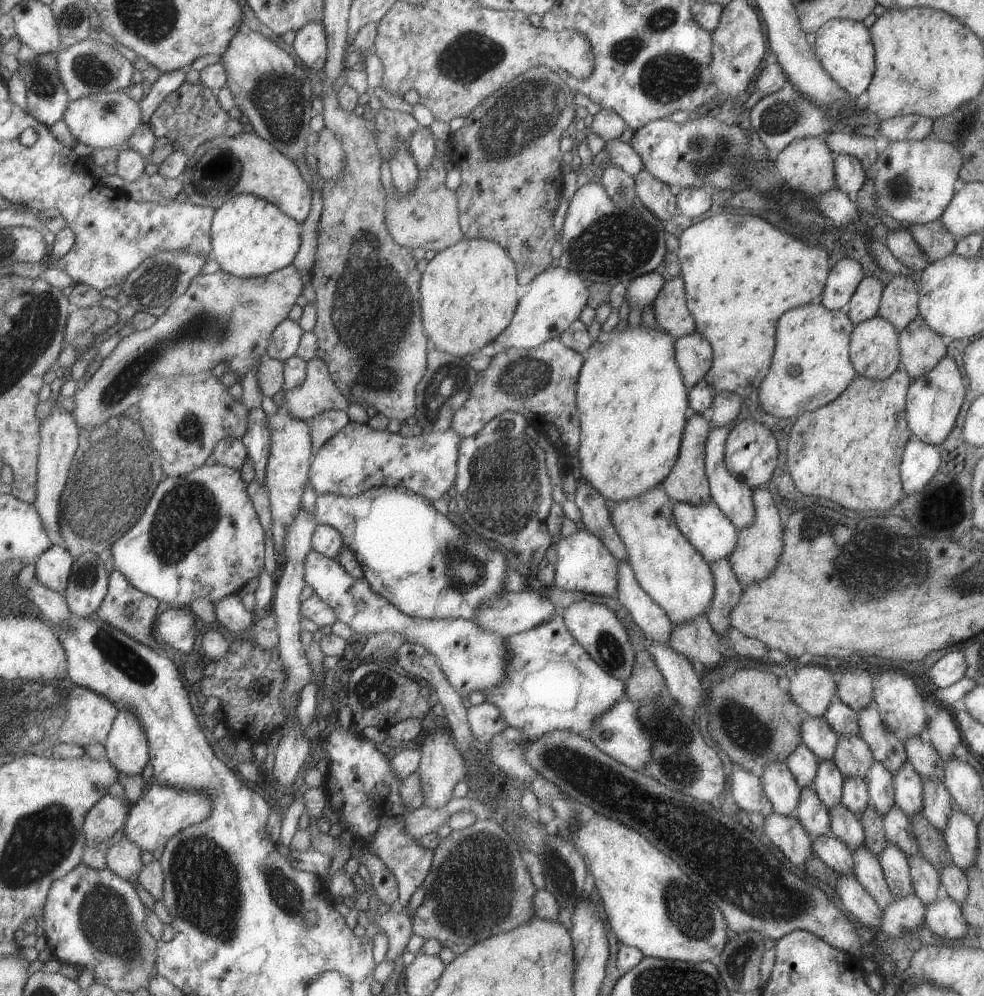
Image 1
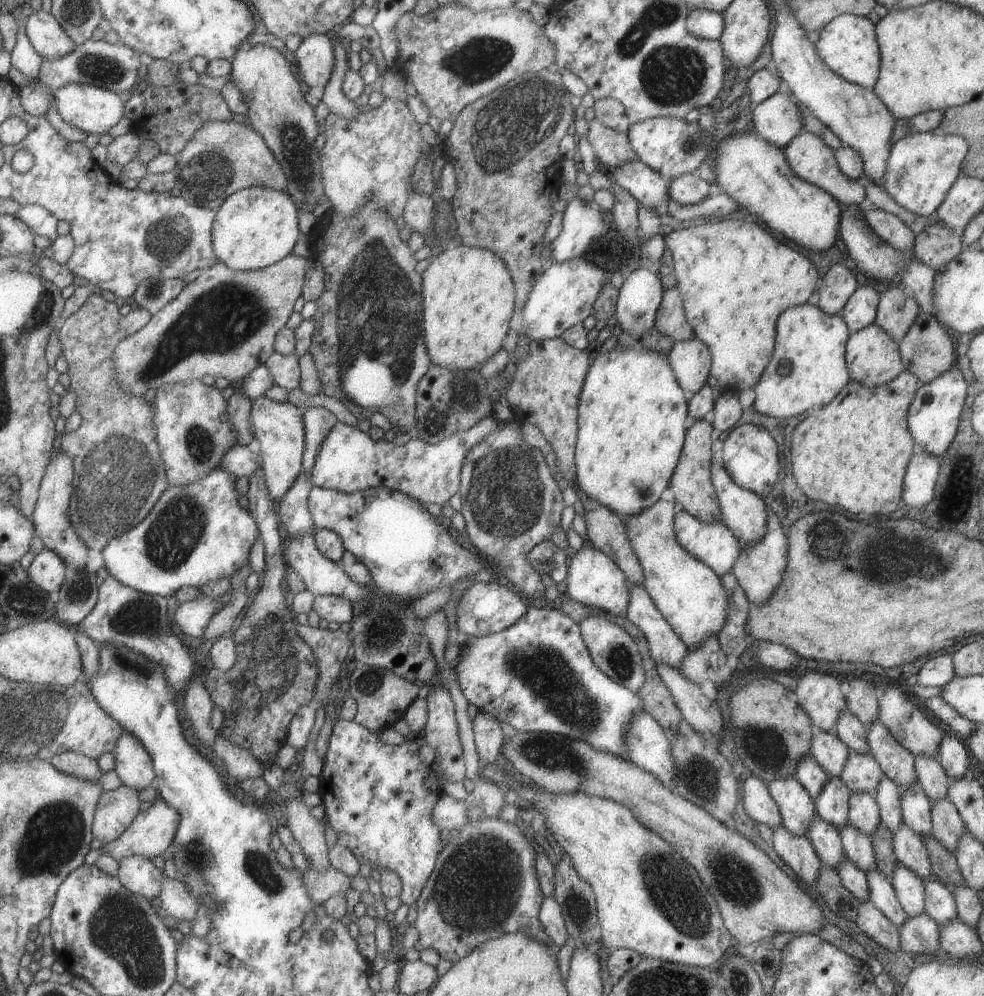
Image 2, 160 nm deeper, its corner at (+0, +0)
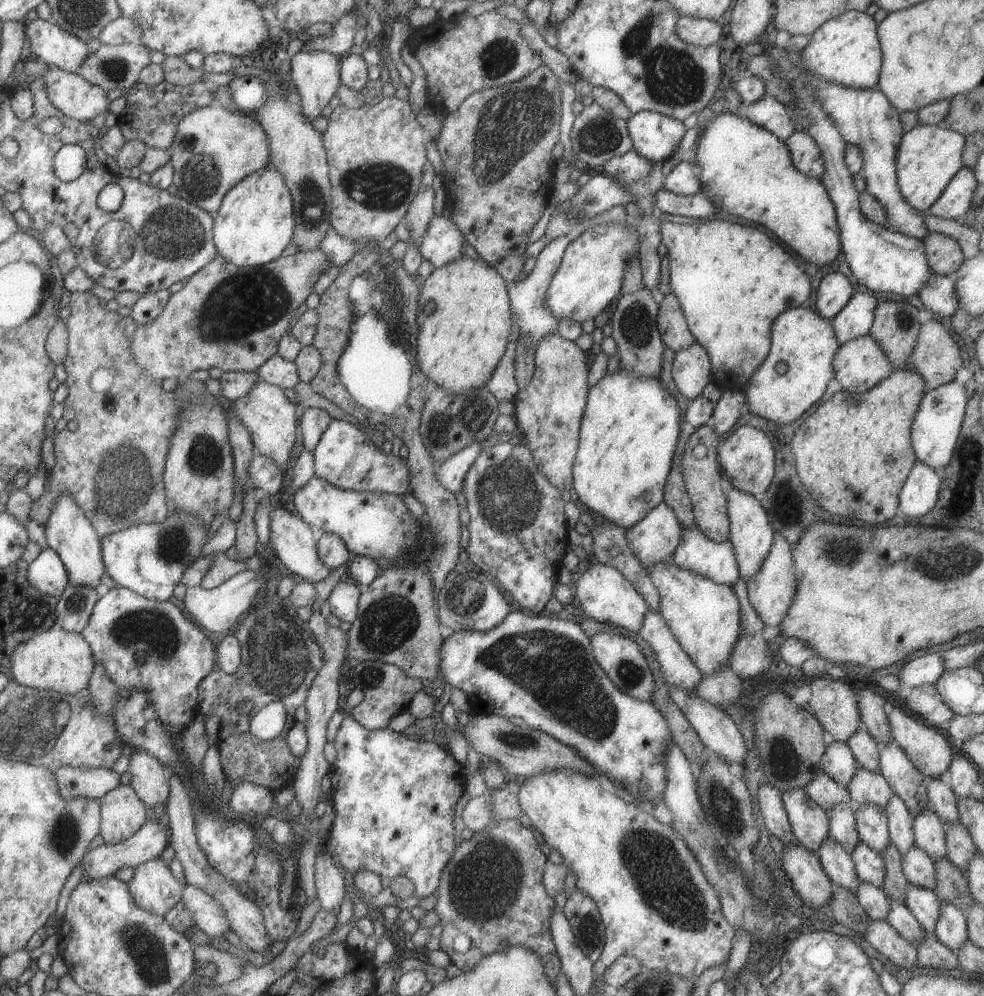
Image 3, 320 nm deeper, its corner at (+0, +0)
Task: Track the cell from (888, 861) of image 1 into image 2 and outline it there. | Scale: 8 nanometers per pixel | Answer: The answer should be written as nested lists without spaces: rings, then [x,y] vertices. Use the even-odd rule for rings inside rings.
[[[896,862],[896,869],[893,871],[892,878],[889,879],[894,888],[897,900],[907,916],[914,917],[924,912],[924,882],[909,869]]]

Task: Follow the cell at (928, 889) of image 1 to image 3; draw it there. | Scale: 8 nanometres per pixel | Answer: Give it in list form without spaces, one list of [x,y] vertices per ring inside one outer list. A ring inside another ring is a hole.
[[[942,901],[939,912],[934,935],[941,944],[955,952],[968,939],[964,910]]]

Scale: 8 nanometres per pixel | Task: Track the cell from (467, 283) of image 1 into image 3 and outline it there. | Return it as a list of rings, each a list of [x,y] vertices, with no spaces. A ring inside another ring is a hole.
[[[461,257],[434,268],[423,281],[416,306],[417,338],[413,356],[421,374],[450,395],[486,385],[504,355],[514,320],[505,282],[482,260]]]

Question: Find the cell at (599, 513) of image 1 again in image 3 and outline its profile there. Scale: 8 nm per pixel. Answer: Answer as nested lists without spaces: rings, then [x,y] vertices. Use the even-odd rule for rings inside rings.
[[[607,523],[594,524],[592,559],[615,568],[641,595],[648,608],[659,613],[659,595],[648,572],[639,564],[626,541],[626,529]]]

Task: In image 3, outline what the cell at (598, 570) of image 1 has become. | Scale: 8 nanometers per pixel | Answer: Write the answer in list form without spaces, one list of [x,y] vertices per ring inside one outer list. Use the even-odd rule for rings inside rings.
[[[592,559],[591,566],[574,585],[574,604],[578,605],[583,615],[597,622],[619,626],[620,629],[628,630],[630,633],[638,632],[644,614],[648,611],[648,604],[618,570]]]

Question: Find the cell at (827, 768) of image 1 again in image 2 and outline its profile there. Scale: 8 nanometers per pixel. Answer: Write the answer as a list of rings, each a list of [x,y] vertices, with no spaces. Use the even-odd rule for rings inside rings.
[[[830,777],[814,800],[816,814],[821,820],[840,829],[848,822],[848,796],[850,790],[840,777]]]

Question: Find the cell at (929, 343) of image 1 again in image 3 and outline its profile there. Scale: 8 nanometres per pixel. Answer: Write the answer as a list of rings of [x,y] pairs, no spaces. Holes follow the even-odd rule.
[[[932,316],[919,327],[916,345],[910,354],[909,364],[912,366],[912,370],[922,376],[927,391],[955,380],[955,372],[963,362],[959,357],[957,344],[951,339],[948,329],[940,323],[939,318]]]

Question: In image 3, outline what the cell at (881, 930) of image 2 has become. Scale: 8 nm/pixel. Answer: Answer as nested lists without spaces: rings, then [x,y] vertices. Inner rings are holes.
[[[871,921],[869,926],[864,932],[865,940],[870,946],[875,949],[879,954],[883,954],[885,958],[888,958],[895,966],[903,968],[904,971],[915,967],[918,969],[917,962],[917,951],[916,946],[907,942],[904,938],[901,938],[893,927],[887,921]]]

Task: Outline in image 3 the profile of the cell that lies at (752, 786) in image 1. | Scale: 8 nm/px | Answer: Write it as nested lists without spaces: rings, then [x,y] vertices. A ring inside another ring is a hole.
[[[759,785],[757,791],[759,812],[761,812],[764,824],[769,834],[775,836],[783,845],[798,843],[795,835],[791,832],[787,813],[782,806],[780,793],[771,785]]]

